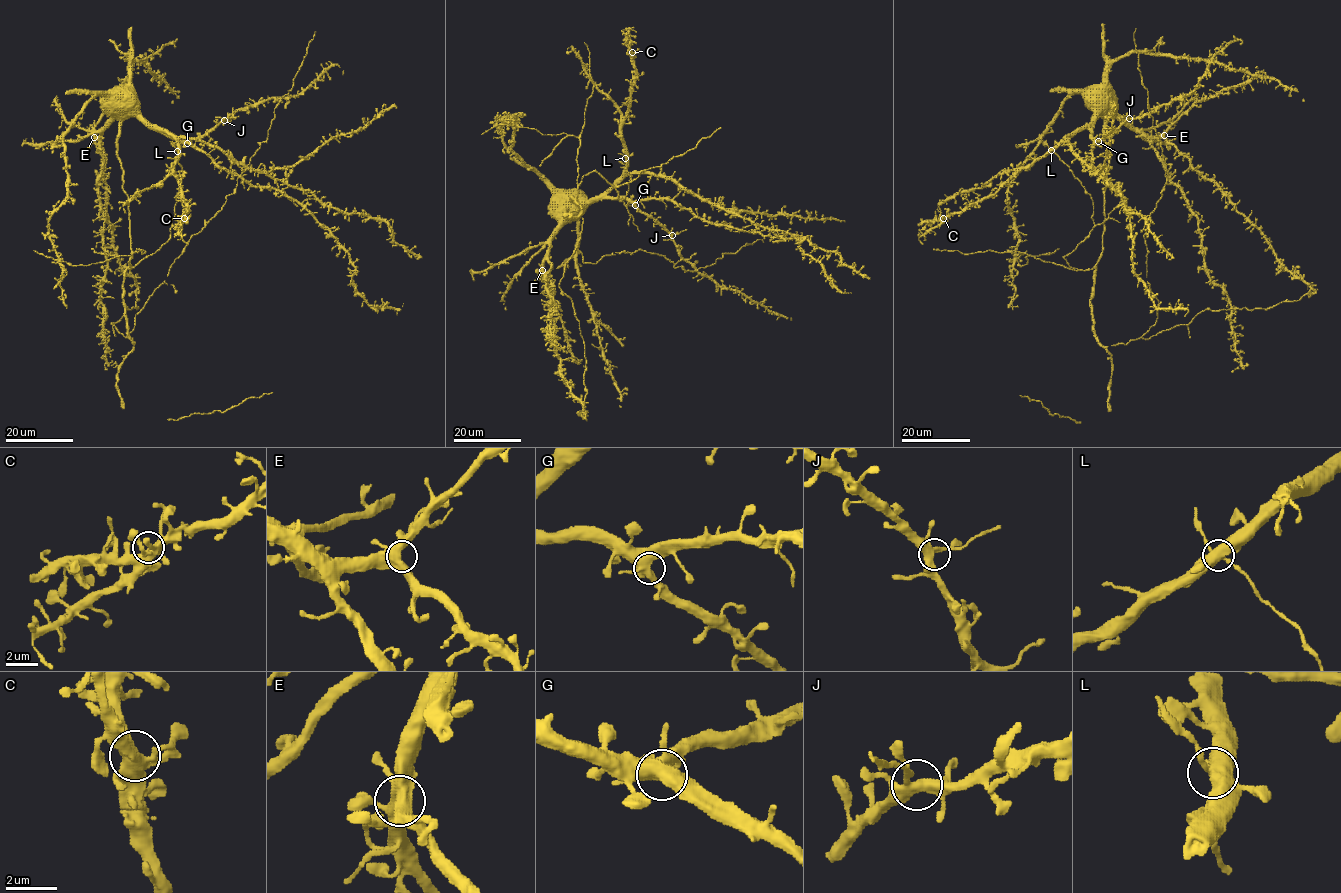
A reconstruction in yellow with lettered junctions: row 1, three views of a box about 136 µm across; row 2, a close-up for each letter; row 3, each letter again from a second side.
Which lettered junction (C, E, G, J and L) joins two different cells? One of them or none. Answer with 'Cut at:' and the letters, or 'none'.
Cut at: none

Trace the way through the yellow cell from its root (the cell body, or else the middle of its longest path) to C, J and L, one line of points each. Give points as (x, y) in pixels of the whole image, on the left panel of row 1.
C: (108, 100), (106, 103), (111, 108), (141, 115), (177, 143), (178, 155), (173, 173), (187, 205), (184, 218)
J: (108, 100), (106, 103), (111, 108), (141, 115), (155, 129), (184, 141), (203, 138), (224, 120)
L: (108, 100), (106, 103), (111, 108), (141, 115), (152, 125), (161, 128), (175, 139), (177, 151)

